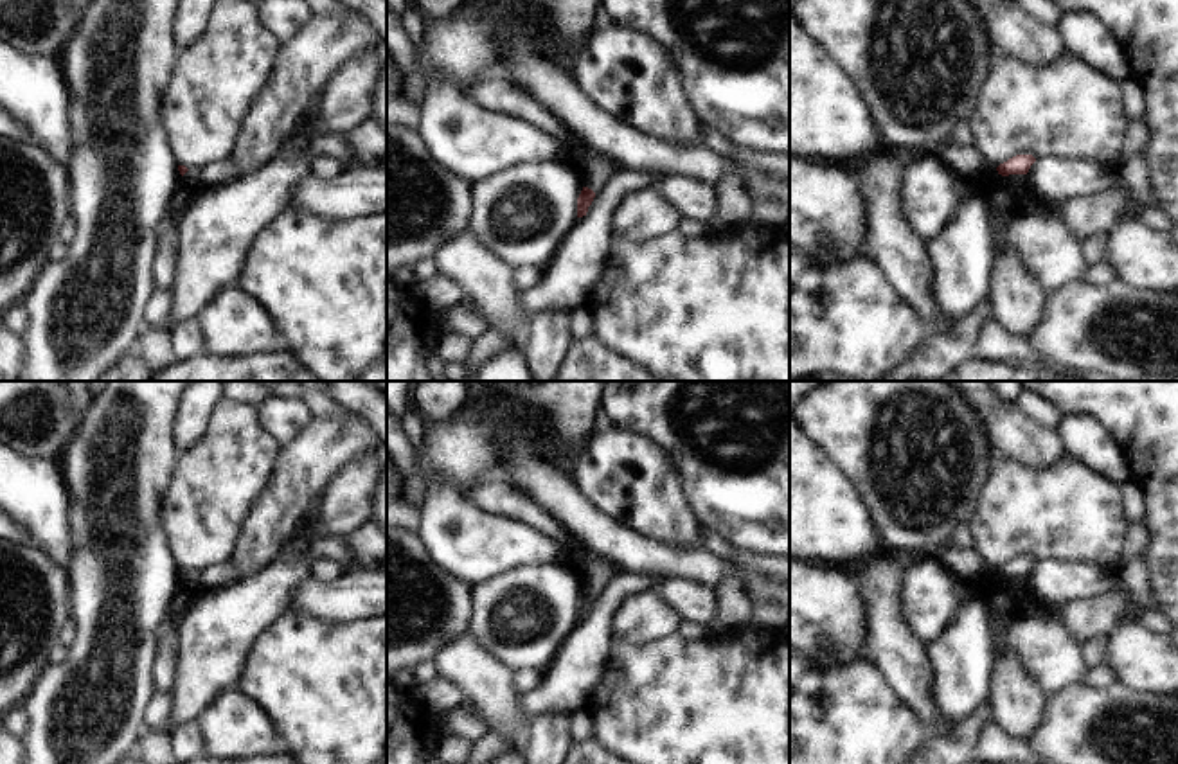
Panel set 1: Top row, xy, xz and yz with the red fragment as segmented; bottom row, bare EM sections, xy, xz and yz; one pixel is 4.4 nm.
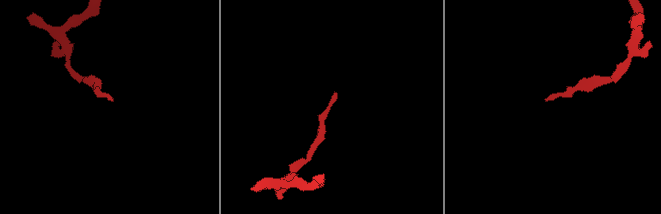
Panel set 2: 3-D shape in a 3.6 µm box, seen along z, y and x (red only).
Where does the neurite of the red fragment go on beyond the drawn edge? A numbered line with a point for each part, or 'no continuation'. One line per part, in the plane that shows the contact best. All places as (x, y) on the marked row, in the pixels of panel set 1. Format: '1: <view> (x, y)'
1: xz (500, 96)

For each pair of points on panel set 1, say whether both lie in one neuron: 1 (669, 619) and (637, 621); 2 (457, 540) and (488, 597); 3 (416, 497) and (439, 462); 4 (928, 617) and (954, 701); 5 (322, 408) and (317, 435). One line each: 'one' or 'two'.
1: one
2: two
3: two
4: two
5: two

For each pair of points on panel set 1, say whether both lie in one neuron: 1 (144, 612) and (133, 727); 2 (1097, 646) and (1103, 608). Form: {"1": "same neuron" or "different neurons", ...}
{"1": "same neuron", "2": "different neurons"}

